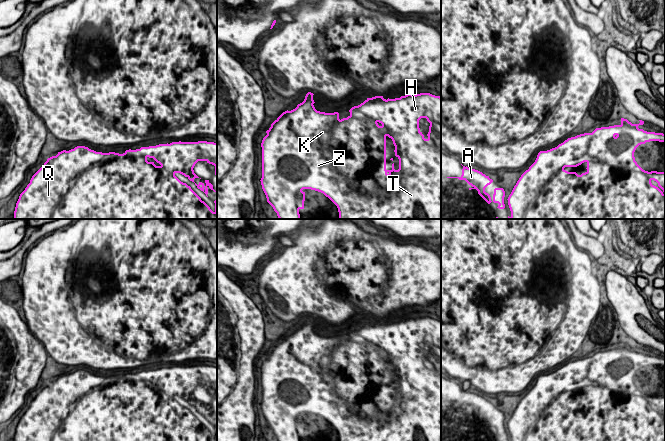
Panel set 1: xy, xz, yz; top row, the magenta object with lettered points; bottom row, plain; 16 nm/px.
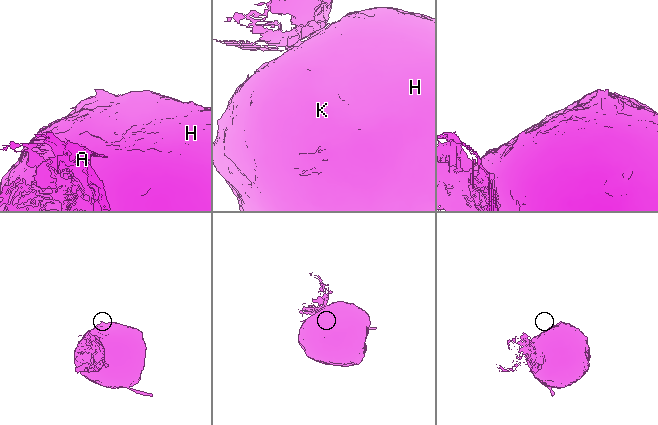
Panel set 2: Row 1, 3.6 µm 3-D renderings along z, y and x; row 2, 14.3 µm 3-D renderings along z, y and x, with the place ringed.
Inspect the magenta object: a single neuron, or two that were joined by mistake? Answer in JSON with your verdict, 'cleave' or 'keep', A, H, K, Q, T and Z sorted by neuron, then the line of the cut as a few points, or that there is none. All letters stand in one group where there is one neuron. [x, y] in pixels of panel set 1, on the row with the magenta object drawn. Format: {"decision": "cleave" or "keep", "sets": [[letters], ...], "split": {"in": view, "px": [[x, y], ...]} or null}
{"decision": "keep", "sets": [["A", "H", "K", "Q", "T", "Z"]], "split": null}

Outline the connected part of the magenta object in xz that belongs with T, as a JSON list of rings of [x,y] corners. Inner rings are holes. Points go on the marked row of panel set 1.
[[[308,92],[305,96],[305,99],[302,103],[298,104],[297,107],[291,111],[283,112],[272,124],[271,127],[266,131],[267,135],[263,138],[261,147],[262,147],[262,178],[261,178],[261,185],[262,189],[266,195],[267,202],[273,207],[274,211],[277,213],[279,219],[301,219],[299,210],[304,209],[304,201],[305,201],[305,192],[303,189],[311,189],[318,192],[323,193],[326,197],[328,197],[338,208],[339,212],[339,219],[441,219],[441,97],[435,96],[430,93],[420,93],[416,95],[407,94],[405,96],[401,96],[400,98],[395,99],[384,99],[383,96],[375,96],[372,98],[367,98],[363,103],[358,106],[352,107],[349,112],[350,115],[347,118],[339,119],[339,113],[325,113],[317,111],[314,107],[314,100],[313,100],[313,93]],[[421,118],[426,118],[427,121],[430,123],[429,132],[427,134],[428,138],[425,139],[424,135],[420,131],[419,128],[419,120]],[[386,137],[392,139],[393,144],[395,146],[395,156],[399,159],[399,169],[394,169],[394,163],[392,164],[392,169],[386,169]]]

